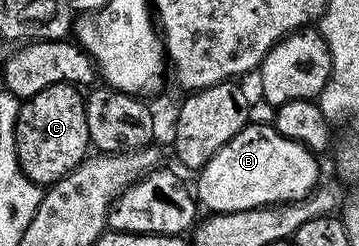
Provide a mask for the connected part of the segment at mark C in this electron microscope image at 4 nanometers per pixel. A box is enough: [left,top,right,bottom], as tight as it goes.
[16,84,89,186]

